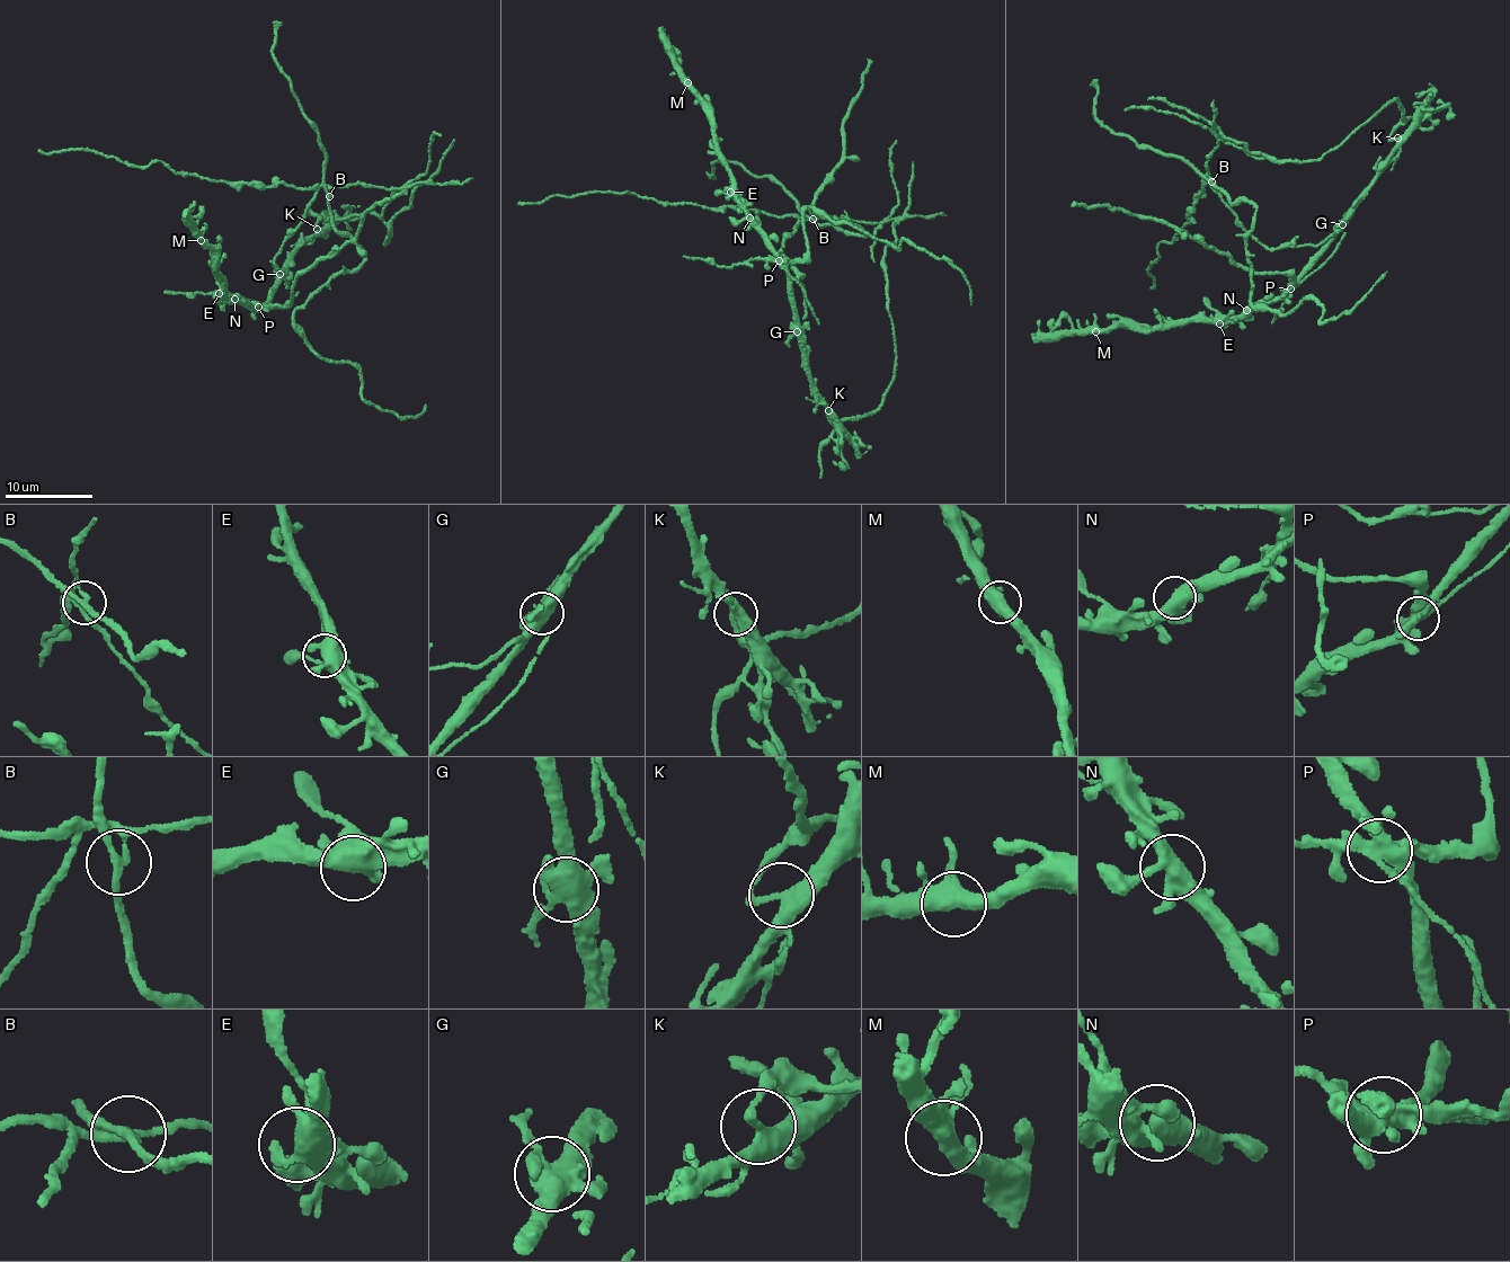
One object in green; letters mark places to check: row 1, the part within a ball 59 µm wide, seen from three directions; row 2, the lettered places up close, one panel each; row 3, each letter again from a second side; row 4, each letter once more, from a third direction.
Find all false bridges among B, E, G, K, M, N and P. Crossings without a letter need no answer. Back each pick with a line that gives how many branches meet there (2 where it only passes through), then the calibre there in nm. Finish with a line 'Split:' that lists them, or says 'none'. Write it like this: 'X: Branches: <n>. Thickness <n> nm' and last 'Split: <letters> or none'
B: Branches: 3. Thickness 200 nm
K: Branches: 4. Thickness 360 nm
P: Branches: 5. Thickness 400 nm
Split: B, K, P

